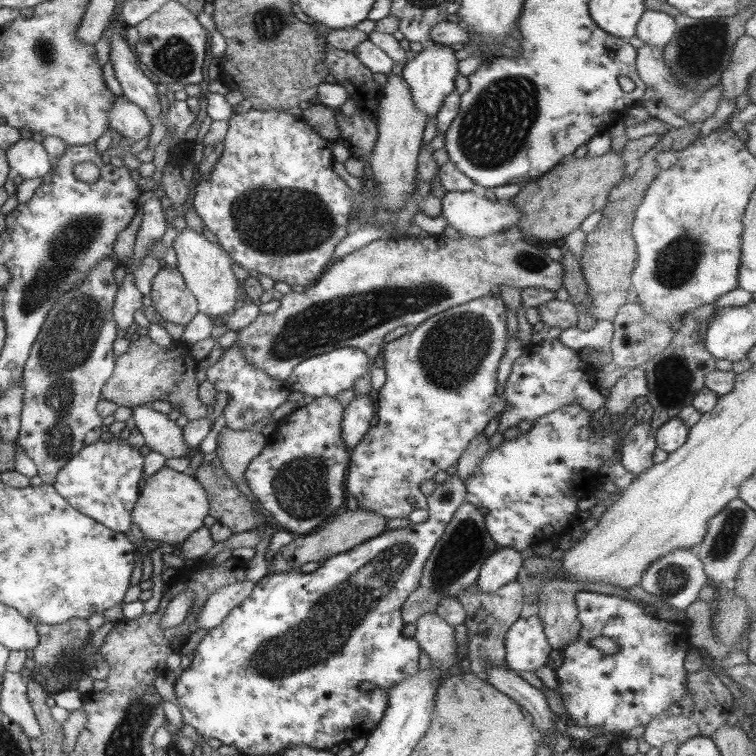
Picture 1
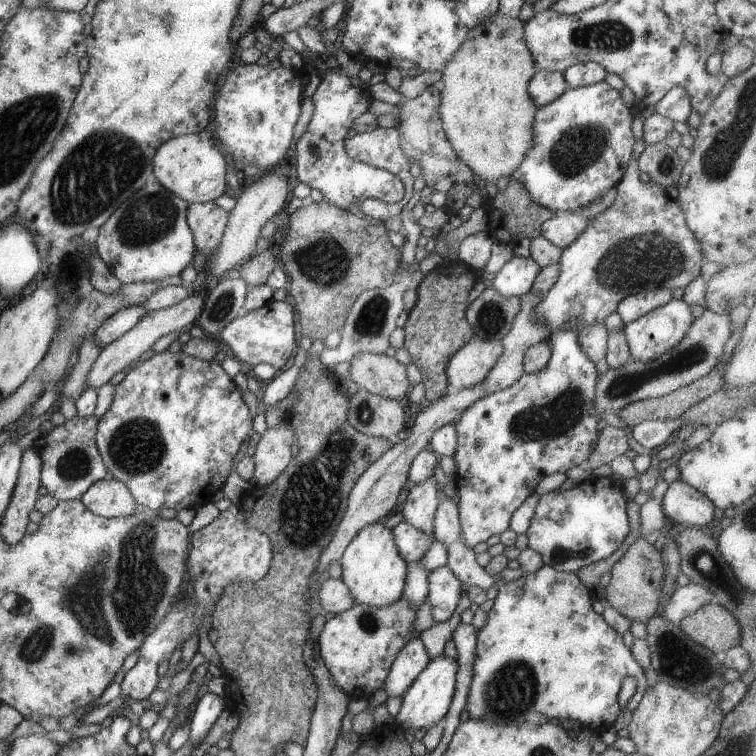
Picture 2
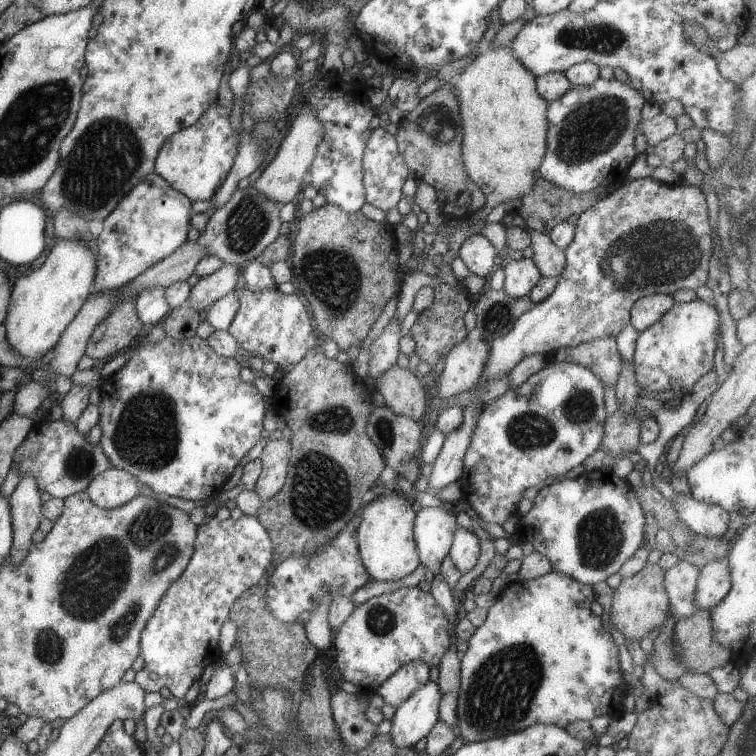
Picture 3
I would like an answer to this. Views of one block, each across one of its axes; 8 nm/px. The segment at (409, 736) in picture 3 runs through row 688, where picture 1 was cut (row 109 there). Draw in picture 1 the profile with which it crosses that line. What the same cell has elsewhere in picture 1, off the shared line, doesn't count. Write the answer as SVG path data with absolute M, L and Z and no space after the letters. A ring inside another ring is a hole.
M427 41L422 51L402 64L401 79L409 89L413 106L424 114L426 120L436 114L443 99L454 90L454 79L458 75L457 62L453 50L448 48L448 45L441 46L440 43Z

